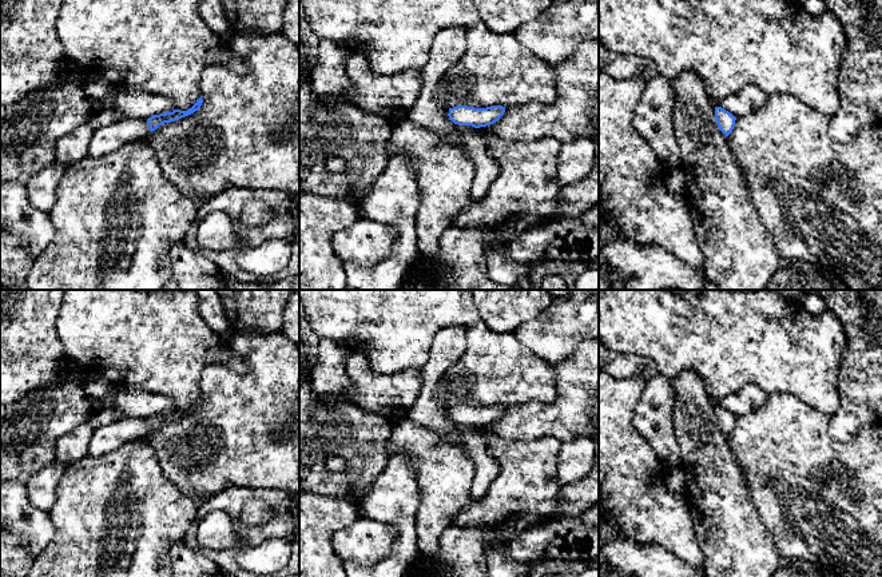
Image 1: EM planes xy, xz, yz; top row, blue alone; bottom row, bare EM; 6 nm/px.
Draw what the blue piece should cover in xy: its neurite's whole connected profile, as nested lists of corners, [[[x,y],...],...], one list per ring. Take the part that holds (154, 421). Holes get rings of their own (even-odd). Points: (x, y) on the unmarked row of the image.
[[[202,395],[187,410],[174,409],[172,411],[154,414],[148,418],[122,418],[110,425],[94,429],[88,451],[91,457],[107,454],[123,443],[147,437],[152,430],[164,422],[171,422],[198,410],[203,402]]]

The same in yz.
[[[715,406],[715,418],[719,429],[728,435],[735,425],[736,417],[722,406]]]

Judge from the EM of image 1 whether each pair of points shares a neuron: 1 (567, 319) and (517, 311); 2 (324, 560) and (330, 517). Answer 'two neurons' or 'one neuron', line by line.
1: two neurons
2: one neuron

